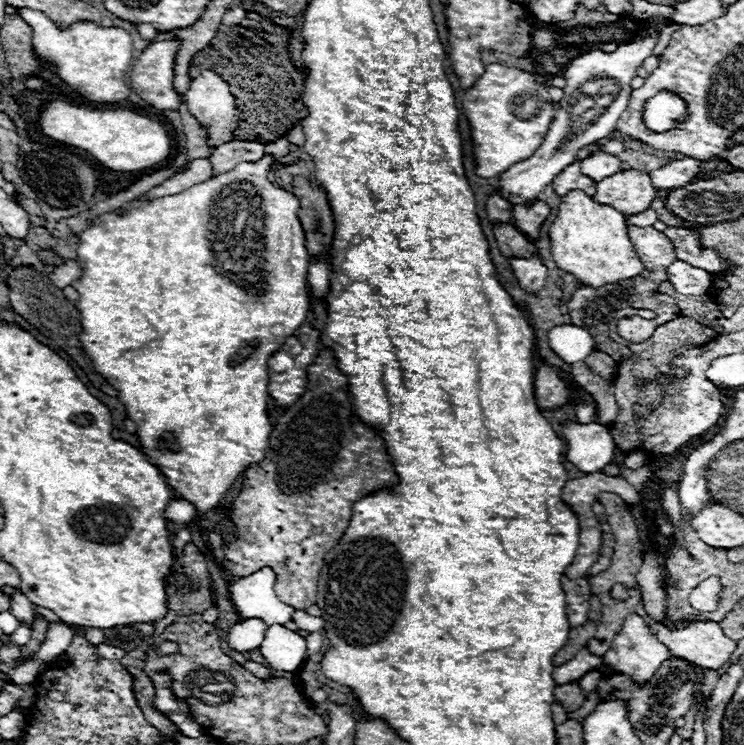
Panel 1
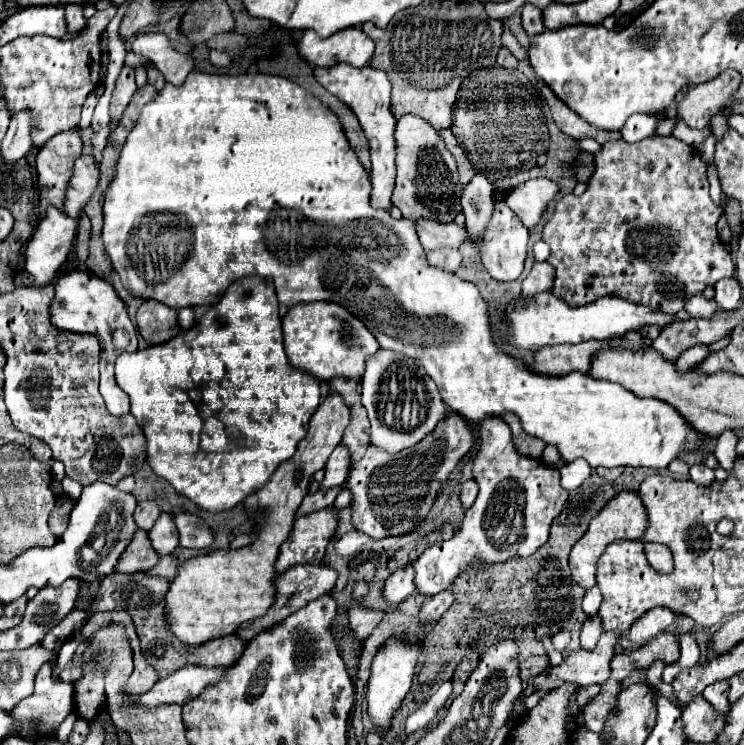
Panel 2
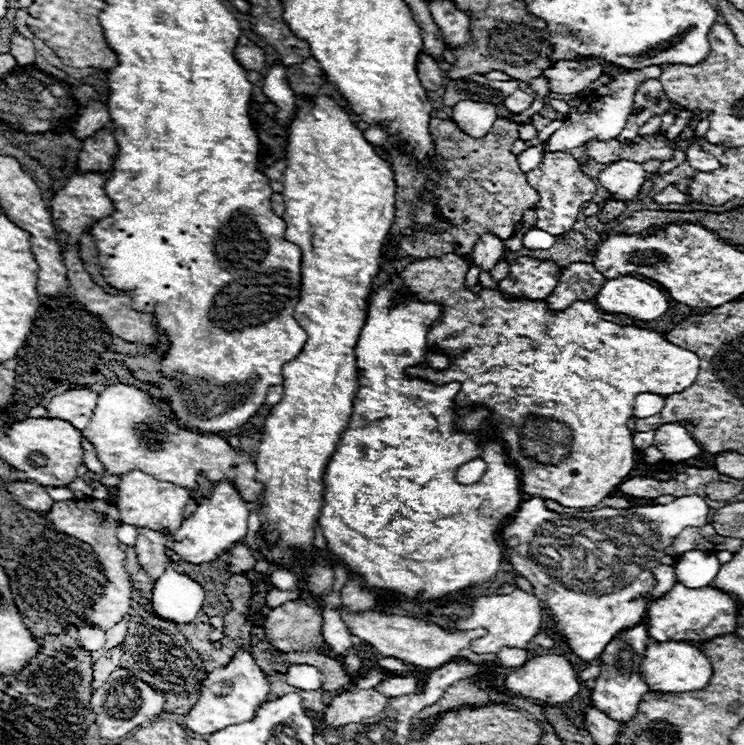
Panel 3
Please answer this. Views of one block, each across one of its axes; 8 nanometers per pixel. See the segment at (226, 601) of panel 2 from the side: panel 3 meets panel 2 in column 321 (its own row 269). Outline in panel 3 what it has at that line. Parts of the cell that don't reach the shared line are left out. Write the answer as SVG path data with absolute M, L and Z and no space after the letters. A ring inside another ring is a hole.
M444 254L440 258L422 258L422 260L414 260L410 262L404 272L404 284L410 288L410 292L422 300L436 300L442 302L446 306L442 320L438 320L430 332L428 332L428 344L438 344L442 350L450 352L456 360L452 362L450 368L446 370L430 370L430 368L408 368L410 376L420 376L426 378L432 384L446 384L446 382L462 382L462 390L456 396L456 404L458 406L488 406L492 408L492 432L504 440L504 446L508 448L508 454L512 460L516 460L522 466L522 490L530 496L542 496L544 500L556 500L562 506L568 508L592 508L596 506L602 498L606 498L634 468L634 444L632 444L632 432L628 428L628 420L632 416L632 408L634 408L634 398L642 392L654 392L660 396L668 396L674 392L682 392L684 388L692 386L696 382L698 370L700 370L700 358L690 352L684 350L676 344L670 344L660 332L654 330L646 330L646 328L638 328L638 326L620 326L614 322L608 322L600 316L600 310L596 304L592 302L584 302L584 300L576 300L572 306L568 306L562 312L554 312L548 308L548 304L544 300L524 300L524 298L510 298L504 292L500 292L498 288L494 290L480 290L480 292L472 292L466 286L466 274L470 270L470 264L456 254ZM568 430L572 434L570 440L570 450L568 456L564 460L560 460L560 456L564 456L564 440L568 440Z

